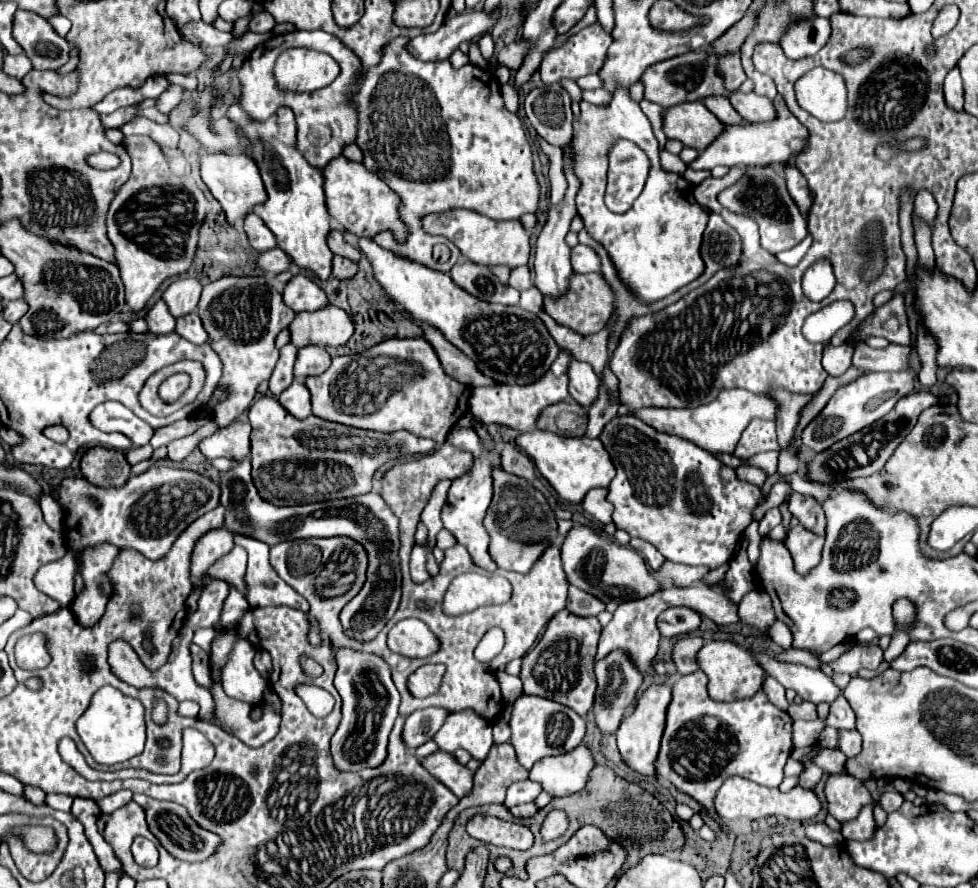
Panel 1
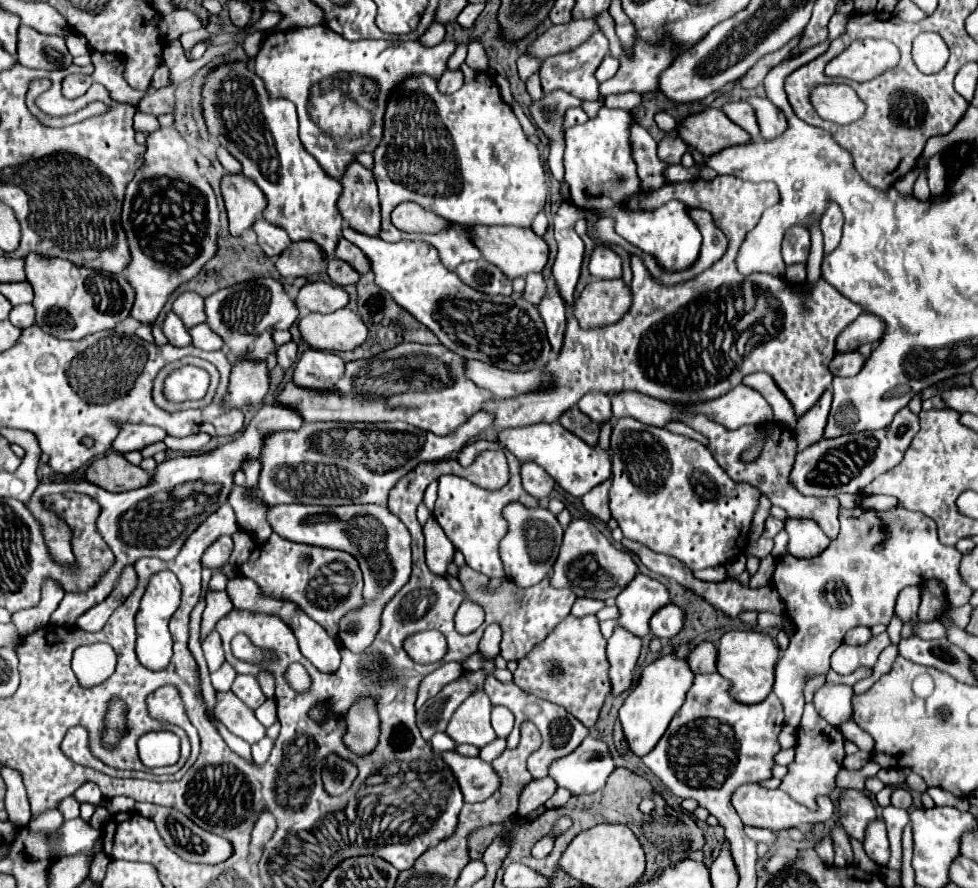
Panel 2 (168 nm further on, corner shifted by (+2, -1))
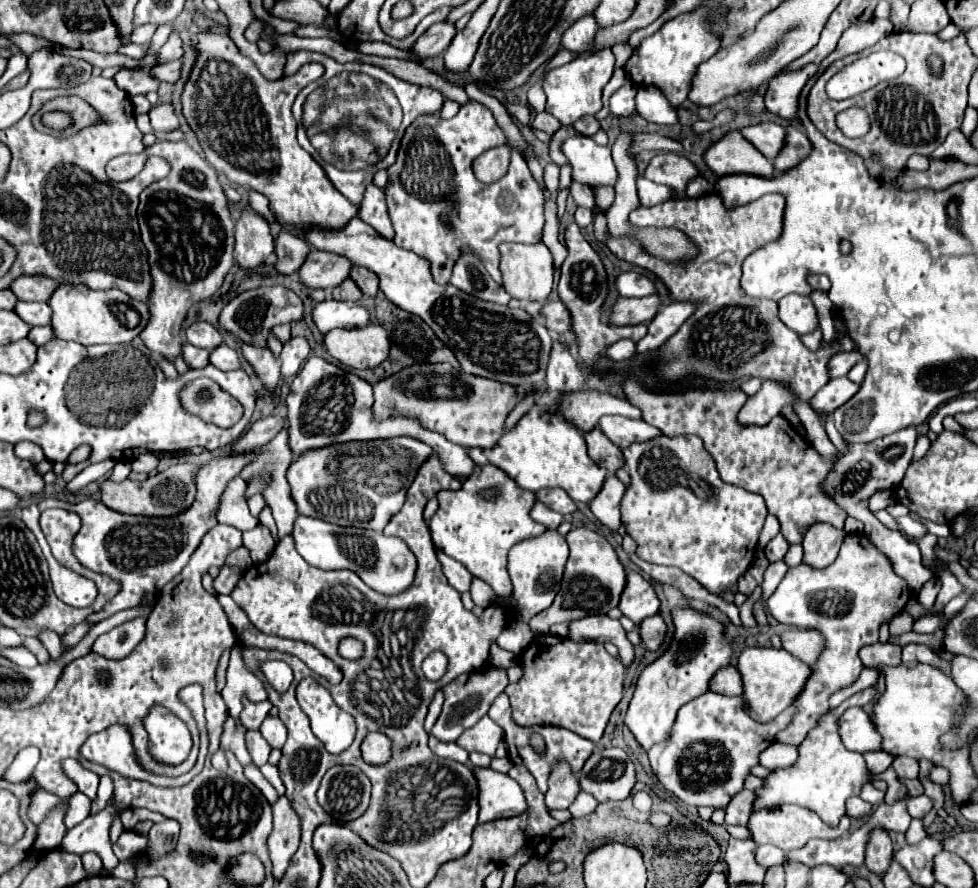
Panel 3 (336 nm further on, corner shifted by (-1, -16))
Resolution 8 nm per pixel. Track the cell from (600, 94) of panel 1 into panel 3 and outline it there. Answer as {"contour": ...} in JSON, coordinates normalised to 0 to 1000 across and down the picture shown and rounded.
{"contour":[[[653,97],[651,106],[651,126],[662,137],[670,140],[692,140],[692,122],[684,117],[682,108],[670,97]]]}

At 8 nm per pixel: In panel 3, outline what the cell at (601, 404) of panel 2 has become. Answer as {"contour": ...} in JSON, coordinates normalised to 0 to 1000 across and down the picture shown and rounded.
{"contour":[[[617,468],[612,482],[633,505],[641,505],[649,498],[662,498],[676,491],[676,486],[660,473],[645,473],[639,468]]]}

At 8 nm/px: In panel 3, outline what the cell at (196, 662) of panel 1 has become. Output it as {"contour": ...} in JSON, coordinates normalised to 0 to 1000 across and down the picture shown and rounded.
{"contour":[[[253,822],[253,845],[255,845],[255,849],[257,849],[261,863],[269,863],[269,860],[273,860],[277,840],[273,838],[273,833],[269,833],[267,824]]]}

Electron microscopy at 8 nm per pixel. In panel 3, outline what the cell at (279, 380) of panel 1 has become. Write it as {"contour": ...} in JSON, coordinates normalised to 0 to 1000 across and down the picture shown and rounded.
{"contour":[[[300,378],[298,383],[291,385],[285,405],[287,405],[287,421],[289,423],[300,423],[308,414],[316,399],[316,385],[310,378]]]}

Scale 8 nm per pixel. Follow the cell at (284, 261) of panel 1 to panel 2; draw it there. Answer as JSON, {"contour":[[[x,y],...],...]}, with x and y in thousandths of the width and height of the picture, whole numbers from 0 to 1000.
{"contour":[[[305,271],[299,274],[290,285],[286,285],[282,294],[282,303],[290,314],[327,307],[331,298],[331,287],[319,271]]]}

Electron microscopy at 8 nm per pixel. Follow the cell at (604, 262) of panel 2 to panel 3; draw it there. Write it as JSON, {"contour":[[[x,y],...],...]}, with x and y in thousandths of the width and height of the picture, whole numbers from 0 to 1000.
{"contour":[[[635,306],[631,311],[631,327],[635,333],[647,333],[657,336],[672,329],[670,318],[666,318],[660,309],[653,306]]]}

